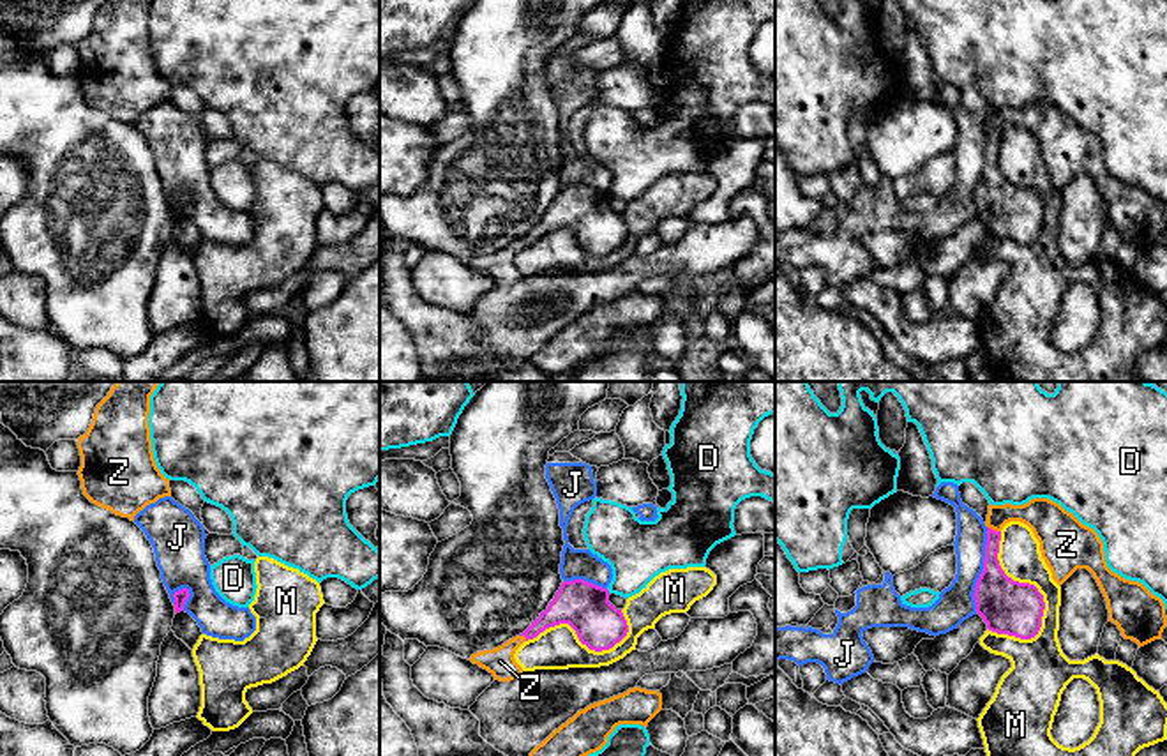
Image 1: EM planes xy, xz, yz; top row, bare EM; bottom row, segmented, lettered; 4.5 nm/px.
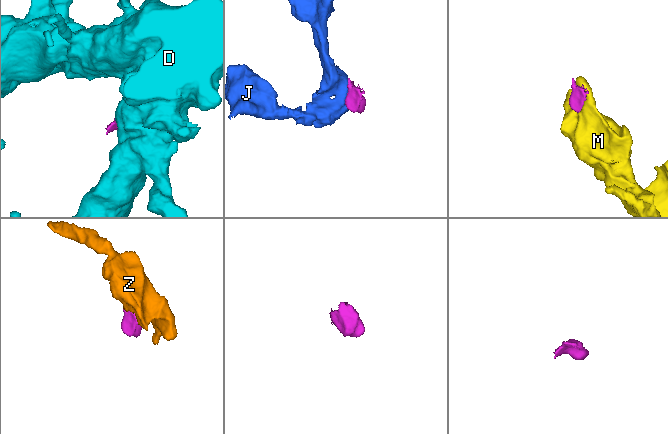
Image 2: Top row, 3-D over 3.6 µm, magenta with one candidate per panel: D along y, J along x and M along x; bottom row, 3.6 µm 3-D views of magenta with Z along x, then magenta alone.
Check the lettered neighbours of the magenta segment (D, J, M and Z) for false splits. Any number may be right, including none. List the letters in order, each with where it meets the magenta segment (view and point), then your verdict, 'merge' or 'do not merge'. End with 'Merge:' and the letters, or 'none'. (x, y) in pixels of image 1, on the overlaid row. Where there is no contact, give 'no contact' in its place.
D: xz (608, 592) | do not merge
J: yz (984, 569) | do not merge
M: yz (1026, 583) | do not merge
Z: yz (994, 530) | merge
Merge: Z

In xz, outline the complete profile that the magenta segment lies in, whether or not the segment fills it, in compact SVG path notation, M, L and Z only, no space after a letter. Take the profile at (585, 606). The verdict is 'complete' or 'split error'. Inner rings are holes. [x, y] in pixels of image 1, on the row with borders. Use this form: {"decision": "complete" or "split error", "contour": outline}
{"decision": "split error", "contour": "M584 579L563 581L547 609L523 634L498 648L477 652L470 661L487 669L494 680L510 682L523 673L514 659L516 650L560 624L568 624L590 650L609 650L629 632L621 609L609 602L609 595L607 588Z"}

